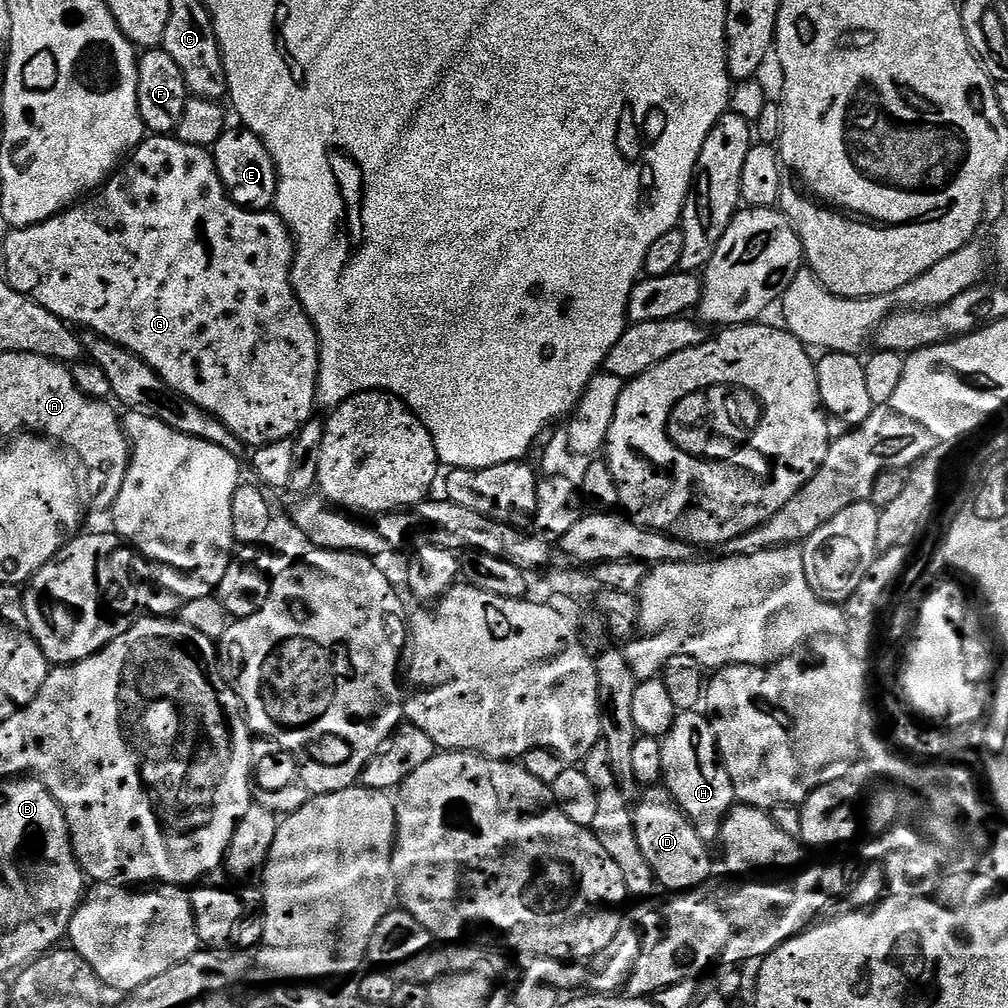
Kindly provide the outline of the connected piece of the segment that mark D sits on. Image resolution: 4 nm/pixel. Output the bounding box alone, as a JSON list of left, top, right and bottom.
[633,785,712,894]

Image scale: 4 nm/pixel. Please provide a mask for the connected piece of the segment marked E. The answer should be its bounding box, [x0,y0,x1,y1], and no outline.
[214,126,280,212]

